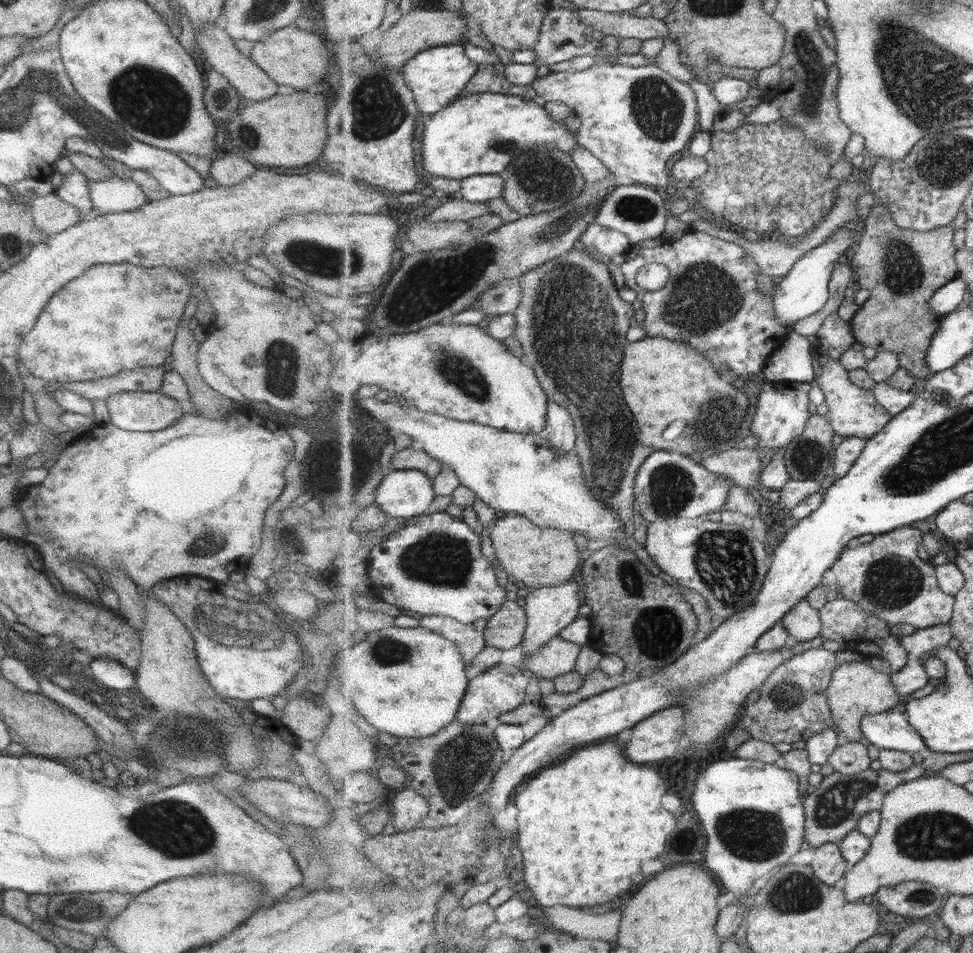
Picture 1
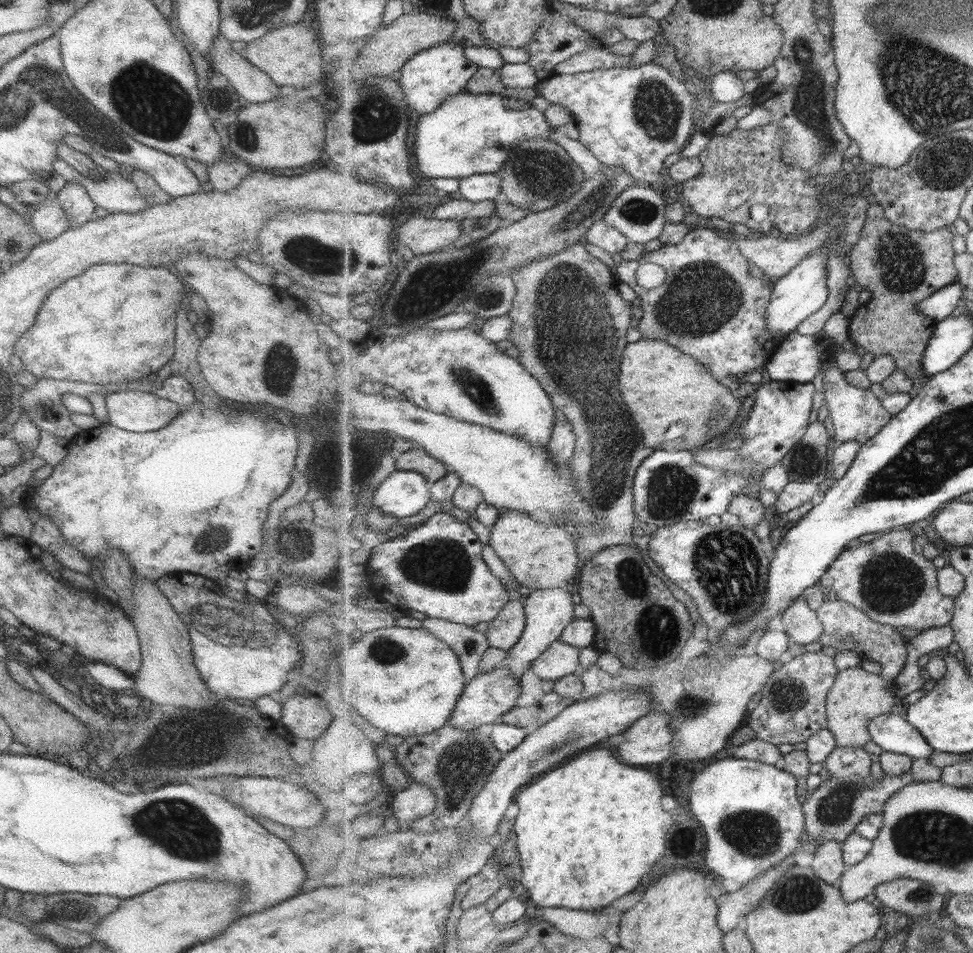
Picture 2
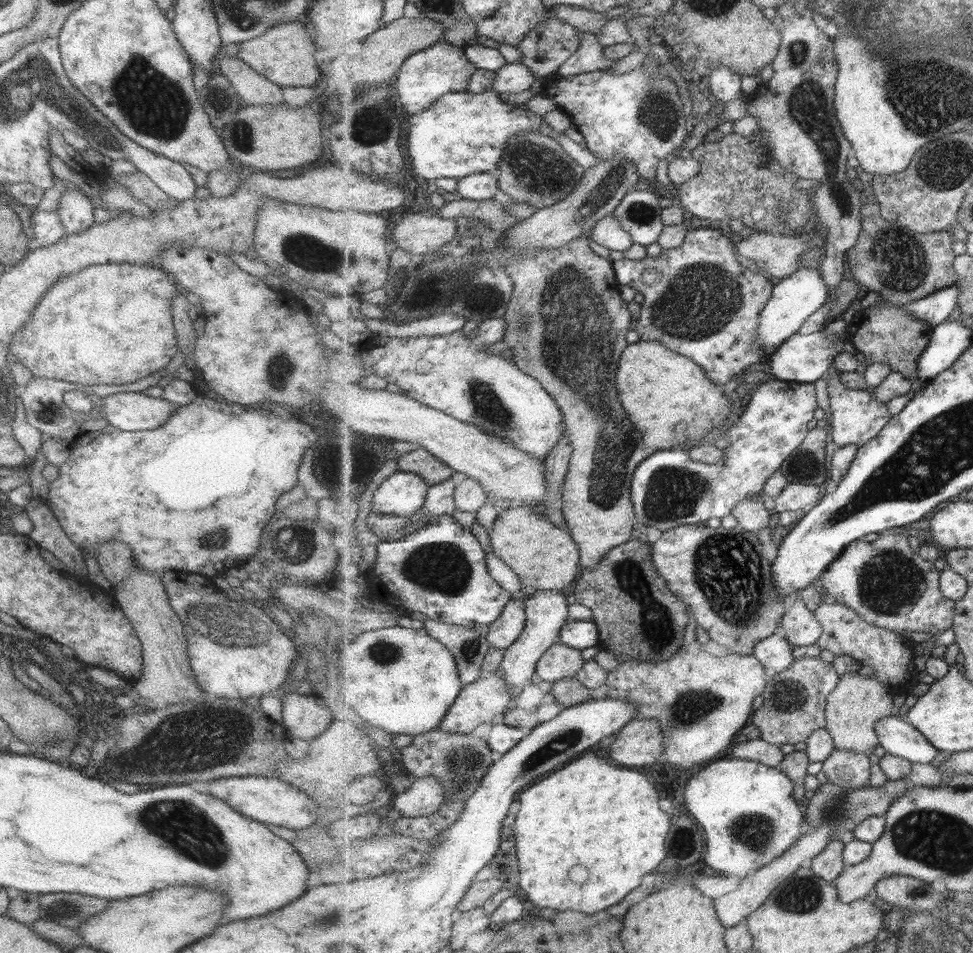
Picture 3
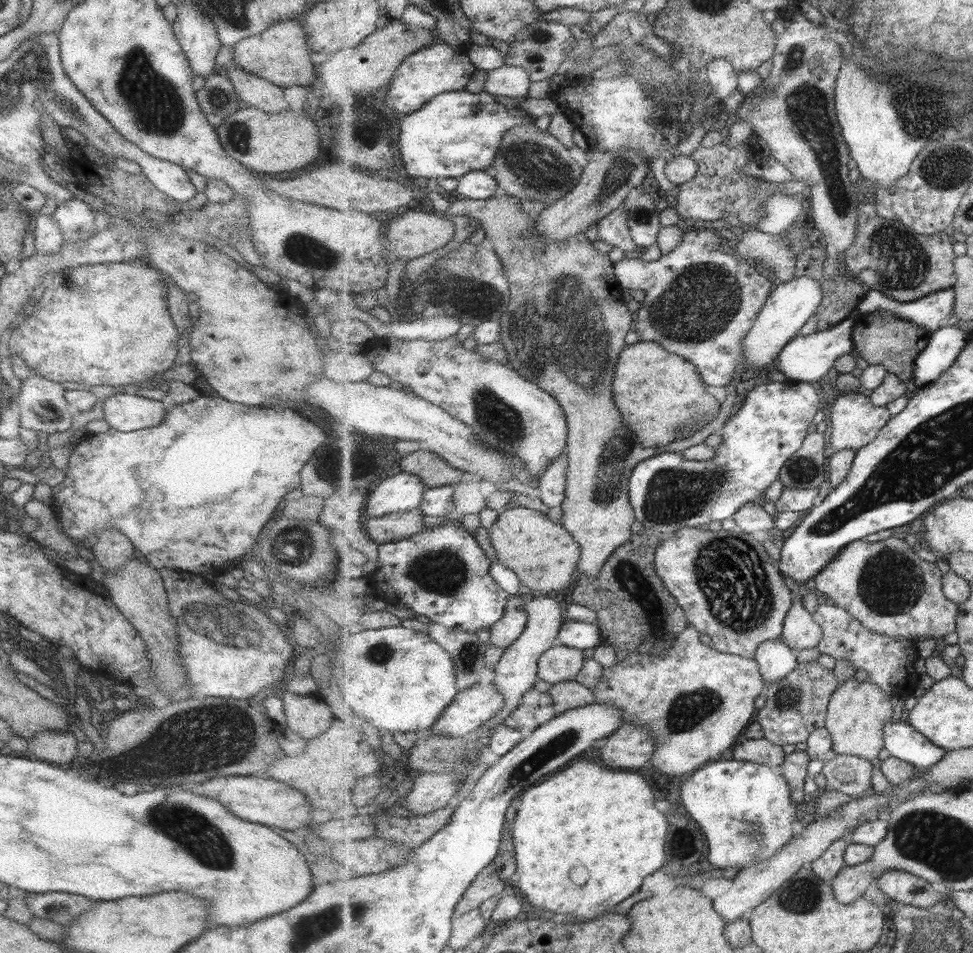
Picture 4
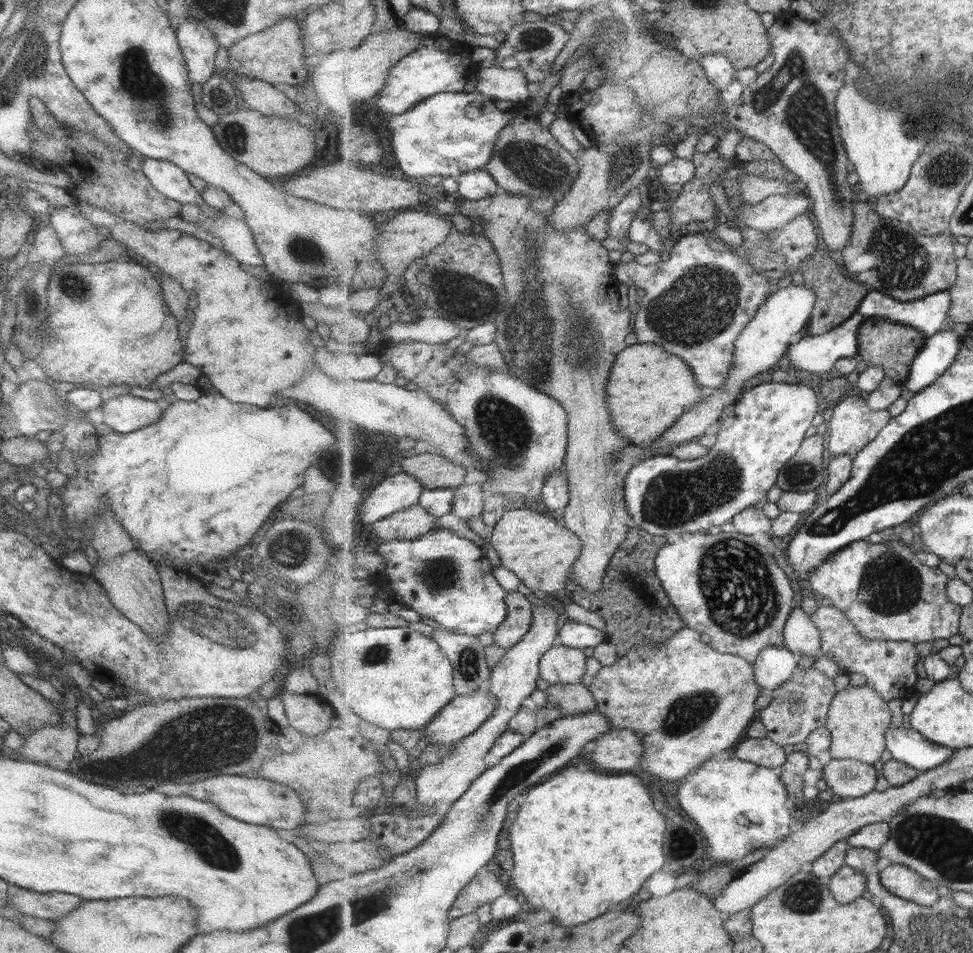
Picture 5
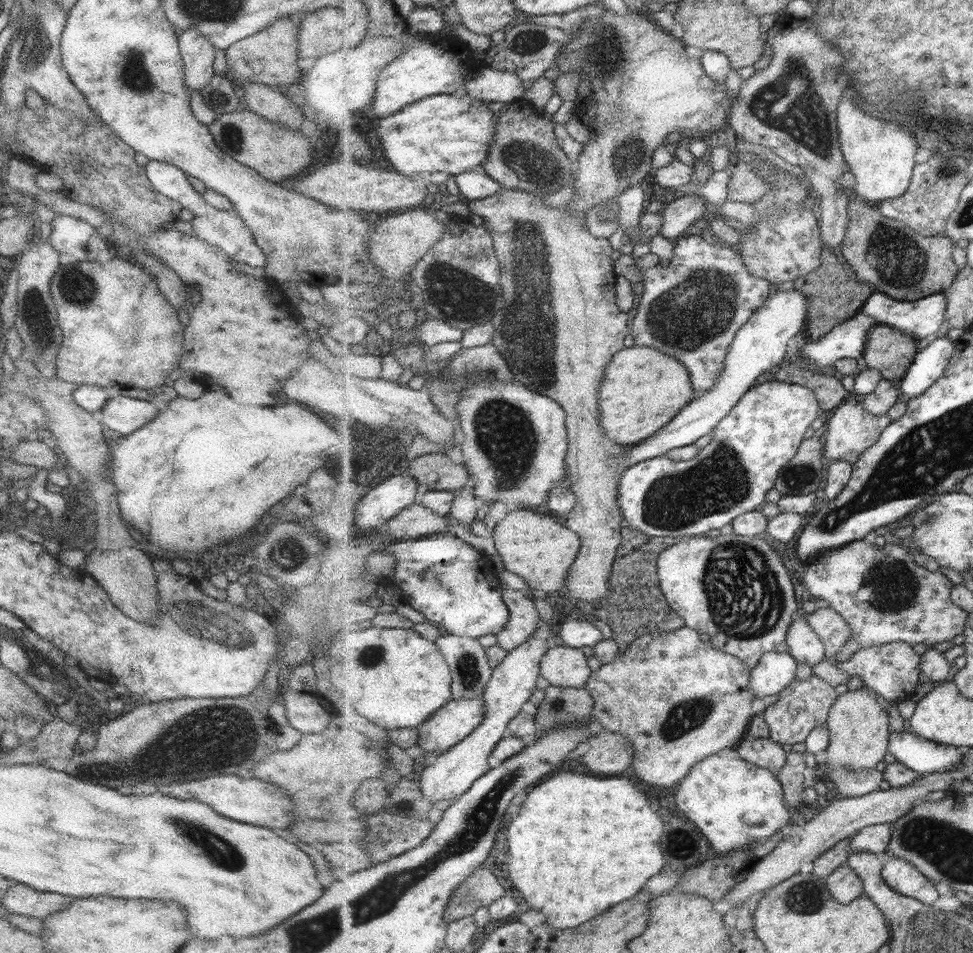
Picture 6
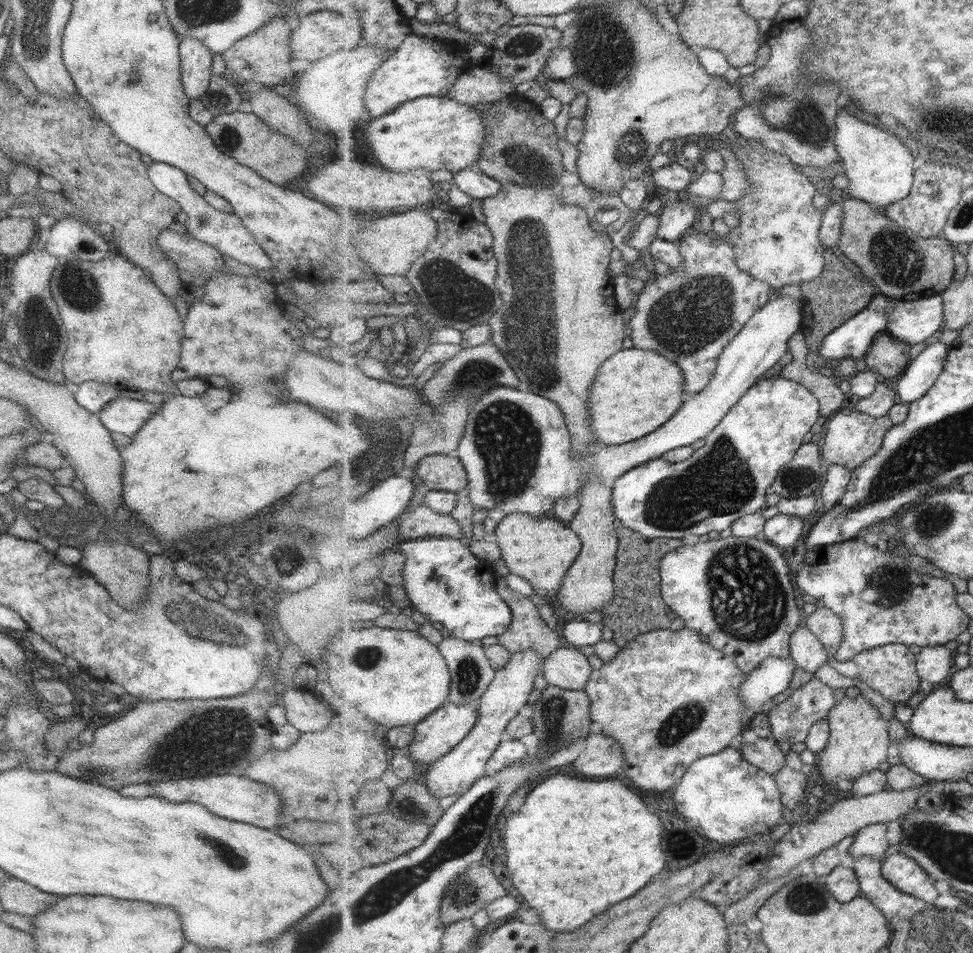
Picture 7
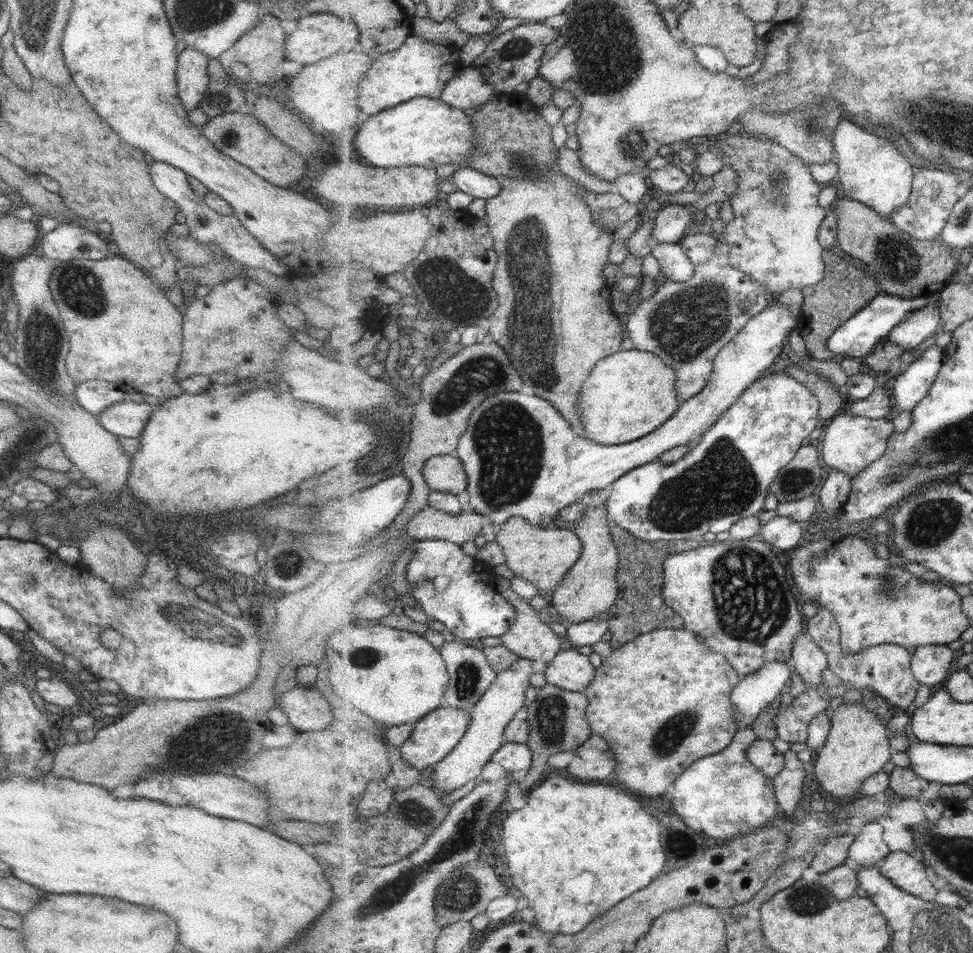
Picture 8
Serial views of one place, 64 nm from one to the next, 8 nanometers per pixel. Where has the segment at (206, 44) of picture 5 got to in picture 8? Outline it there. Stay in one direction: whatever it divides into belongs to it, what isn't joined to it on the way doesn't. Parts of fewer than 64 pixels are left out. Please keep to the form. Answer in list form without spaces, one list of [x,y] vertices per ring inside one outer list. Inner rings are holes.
[[[189,44],[177,55],[177,98],[185,112],[198,106],[203,93],[207,90],[209,76],[207,76],[207,63],[209,58],[199,52],[197,48],[191,48]]]

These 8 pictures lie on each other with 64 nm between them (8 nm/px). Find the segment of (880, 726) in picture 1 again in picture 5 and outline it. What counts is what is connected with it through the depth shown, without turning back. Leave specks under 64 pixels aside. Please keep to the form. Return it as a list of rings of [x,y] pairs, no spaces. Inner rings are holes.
[[[889,727],[886,740],[892,759],[906,763],[920,773],[945,765],[955,755],[953,747],[941,746],[913,728]]]

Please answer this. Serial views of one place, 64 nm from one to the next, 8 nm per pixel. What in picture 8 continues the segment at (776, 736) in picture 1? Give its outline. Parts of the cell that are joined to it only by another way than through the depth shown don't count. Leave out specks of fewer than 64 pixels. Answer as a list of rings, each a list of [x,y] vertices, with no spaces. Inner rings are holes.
[[[824,686],[811,687],[802,696],[794,699],[789,706],[777,709],[774,720],[781,740],[795,744],[807,743],[813,718],[829,708],[829,689]]]

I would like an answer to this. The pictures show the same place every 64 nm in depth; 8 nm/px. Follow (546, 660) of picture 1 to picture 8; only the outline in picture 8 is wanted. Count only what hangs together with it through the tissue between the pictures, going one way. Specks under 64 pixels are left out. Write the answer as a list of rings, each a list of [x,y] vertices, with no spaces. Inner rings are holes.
[[[573,649],[562,651],[546,666],[546,680],[553,686],[572,692],[585,692],[596,680],[590,656]]]

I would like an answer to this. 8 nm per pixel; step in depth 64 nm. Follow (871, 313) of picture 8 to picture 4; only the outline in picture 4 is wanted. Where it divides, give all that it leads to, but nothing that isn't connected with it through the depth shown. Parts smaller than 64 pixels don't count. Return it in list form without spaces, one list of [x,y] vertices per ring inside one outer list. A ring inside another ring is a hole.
[[[860,315],[854,319],[849,317],[849,319],[847,318],[838,325],[829,328],[829,330],[818,330],[813,334],[809,334],[809,336],[798,335],[784,347],[784,350],[781,350],[781,354],[777,356],[777,361],[772,368],[785,373],[788,380],[791,381],[813,384],[824,382],[825,377],[834,375],[836,360],[853,352],[853,326],[855,321],[859,321],[859,318]]]

